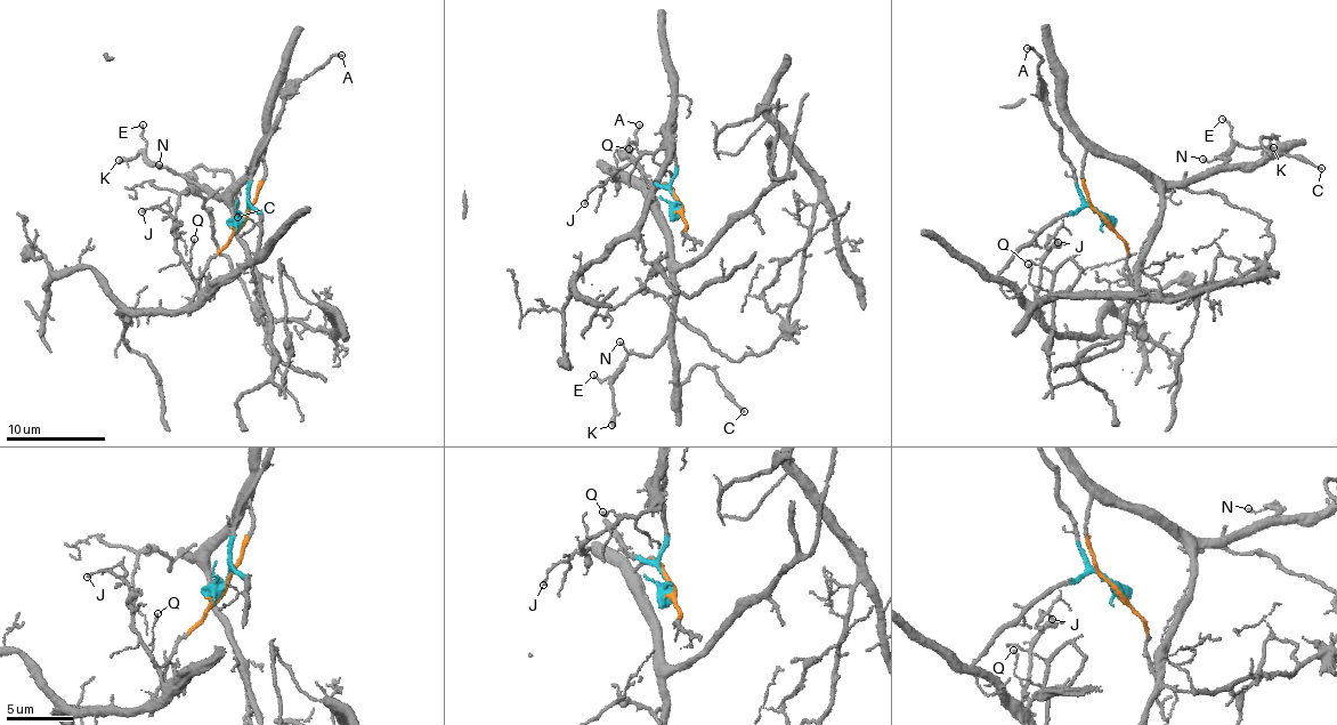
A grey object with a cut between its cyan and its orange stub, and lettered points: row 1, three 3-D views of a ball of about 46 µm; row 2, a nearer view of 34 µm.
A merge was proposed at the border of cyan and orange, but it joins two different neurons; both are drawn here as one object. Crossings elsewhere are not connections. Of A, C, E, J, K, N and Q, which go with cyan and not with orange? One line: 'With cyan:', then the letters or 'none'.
With cyan: A, J, Q

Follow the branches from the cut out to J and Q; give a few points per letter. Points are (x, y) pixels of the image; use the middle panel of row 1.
J: (677, 204), (672, 186), (673, 96), (663, 147), (616, 170), (591, 191), (584, 203)
Q: (677, 204), (672, 186), (673, 96), (663, 147), (646, 154), (628, 150)

